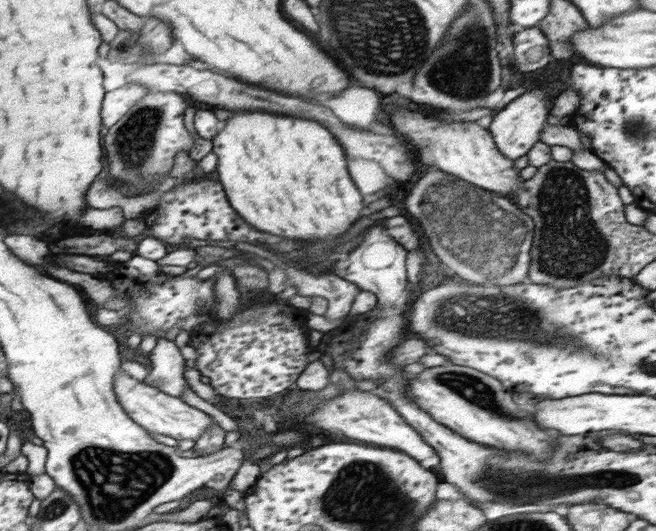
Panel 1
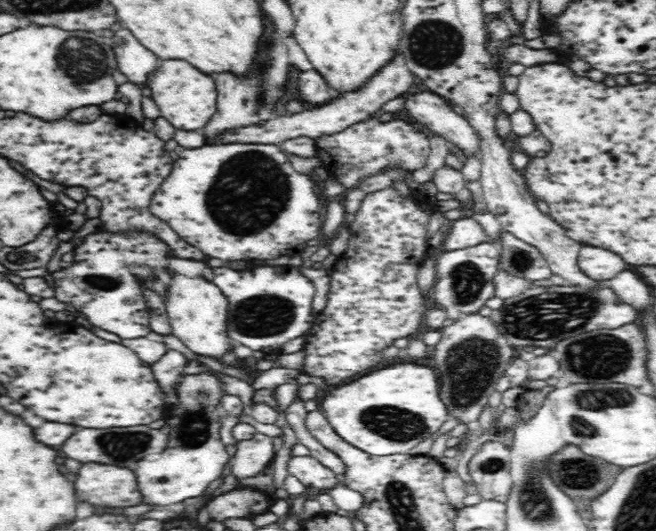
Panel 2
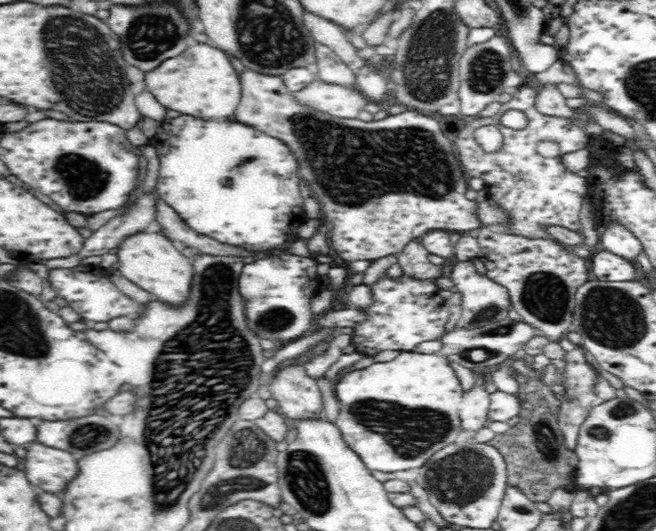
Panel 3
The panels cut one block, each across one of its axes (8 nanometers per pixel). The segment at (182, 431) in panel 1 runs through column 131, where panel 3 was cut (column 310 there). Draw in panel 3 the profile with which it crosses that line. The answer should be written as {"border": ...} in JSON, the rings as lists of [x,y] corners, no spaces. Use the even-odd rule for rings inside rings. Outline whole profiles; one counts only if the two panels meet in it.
{"border":[[[290,364],[280,370],[275,370],[273,378],[267,384],[270,388],[271,398],[279,404],[278,411],[289,419],[306,419],[318,417],[323,412],[322,393],[317,386],[317,380],[306,373],[304,366]]]}

